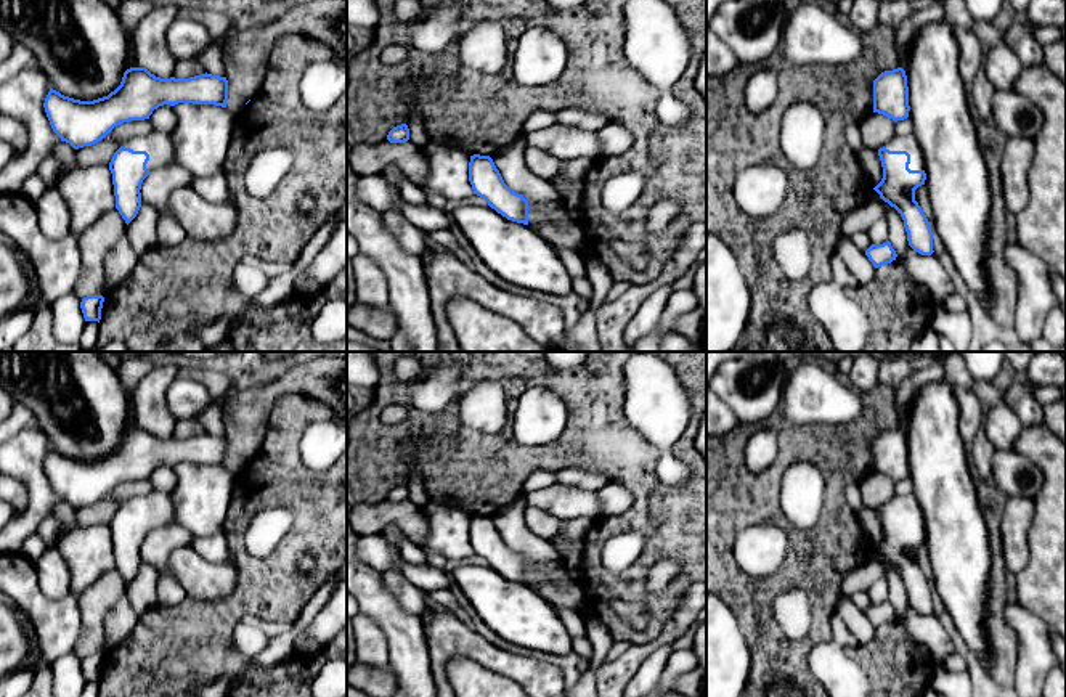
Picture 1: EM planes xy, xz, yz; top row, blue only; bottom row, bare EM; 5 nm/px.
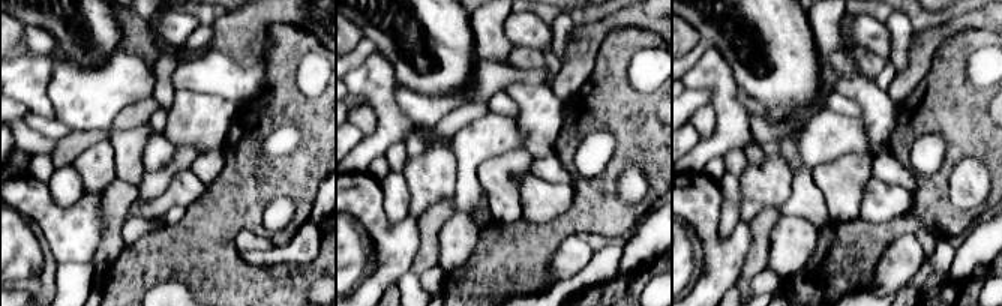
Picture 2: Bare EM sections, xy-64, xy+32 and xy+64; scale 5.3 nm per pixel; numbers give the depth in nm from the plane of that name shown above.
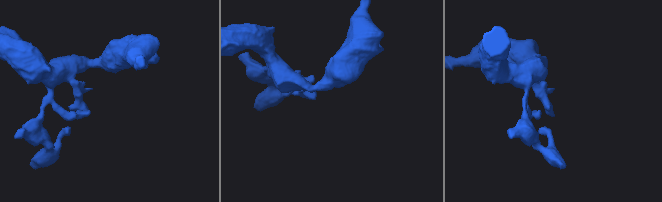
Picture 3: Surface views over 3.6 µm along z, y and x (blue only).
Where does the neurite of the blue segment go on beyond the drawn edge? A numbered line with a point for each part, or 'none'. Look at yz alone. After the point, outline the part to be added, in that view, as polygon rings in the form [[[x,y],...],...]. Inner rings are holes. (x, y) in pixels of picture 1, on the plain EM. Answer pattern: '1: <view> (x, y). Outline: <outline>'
1: yz (909, 503). Outline: [[[913,495],[894,496],[885,504],[889,511],[907,511],[910,514],[910,530],[925,530],[925,519],[920,504]]]

